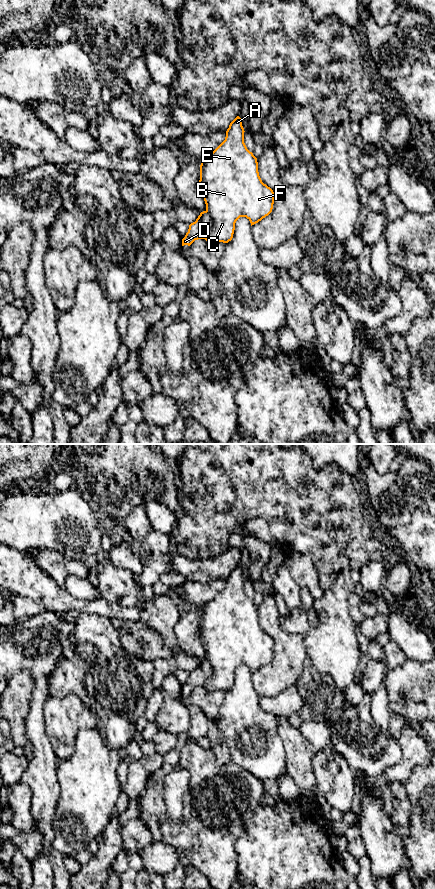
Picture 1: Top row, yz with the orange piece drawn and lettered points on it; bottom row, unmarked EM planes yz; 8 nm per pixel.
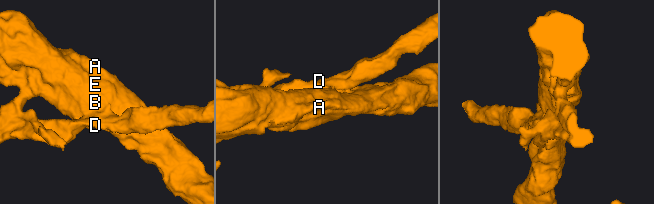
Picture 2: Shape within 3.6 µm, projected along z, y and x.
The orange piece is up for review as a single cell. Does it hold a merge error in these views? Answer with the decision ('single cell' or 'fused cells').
fused cells

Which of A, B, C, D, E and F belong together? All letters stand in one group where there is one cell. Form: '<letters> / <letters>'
A B C E F / D

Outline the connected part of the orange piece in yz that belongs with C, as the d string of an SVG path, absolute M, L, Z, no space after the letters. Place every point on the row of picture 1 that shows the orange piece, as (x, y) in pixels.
M237 116L226 131L225 140L210 154L202 159L200 165L200 180L206 211L210 214L213 227L206 233L205 240L210 244L217 242L228 243L232 240L235 223L240 217L246 217L251 226L268 216L273 209L274 192L264 184L259 176L257 158L244 143L244 128L242 120Z

